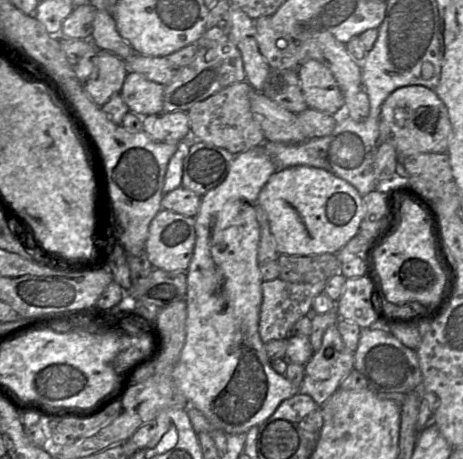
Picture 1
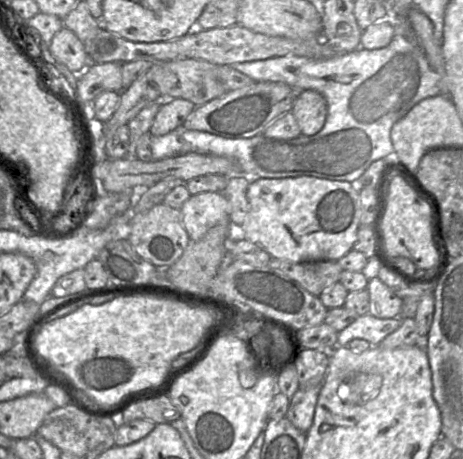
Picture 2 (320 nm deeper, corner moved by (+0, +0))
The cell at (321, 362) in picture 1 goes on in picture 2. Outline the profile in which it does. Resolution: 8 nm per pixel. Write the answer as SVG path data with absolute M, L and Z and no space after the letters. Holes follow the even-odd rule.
M322 384L299 388L290 399L286 418L300 431L307 432L313 423L315 406Z

